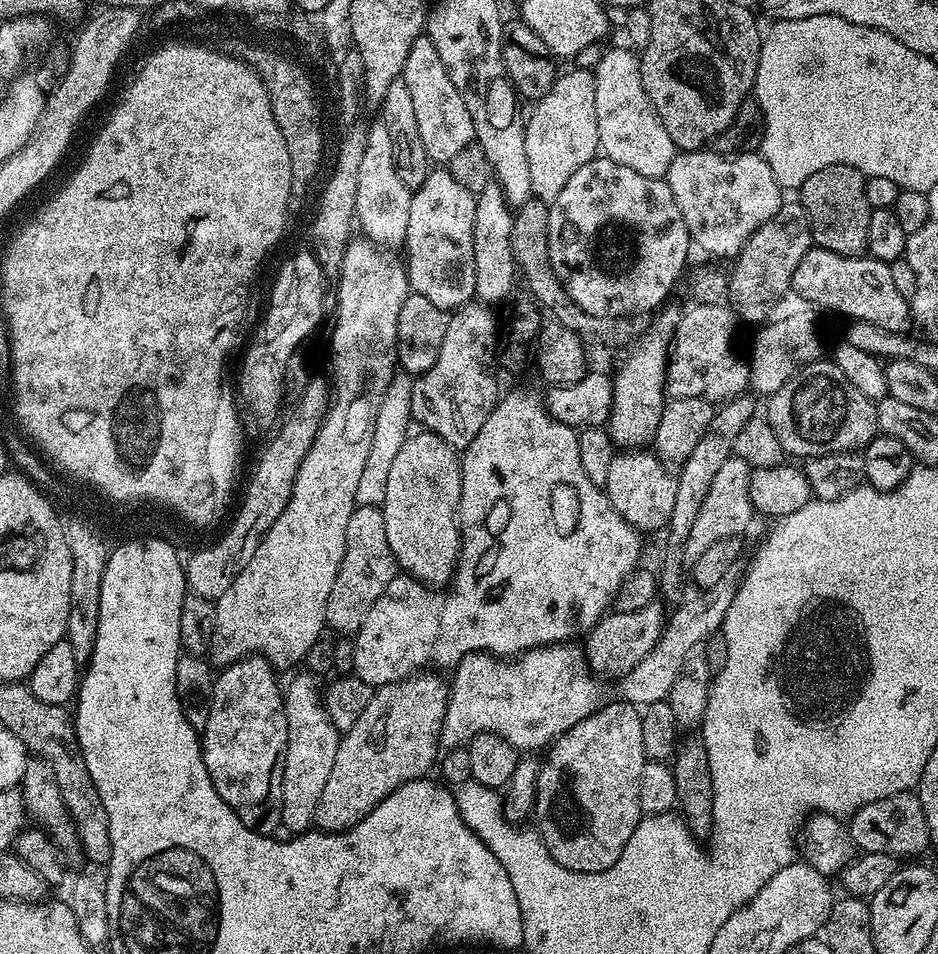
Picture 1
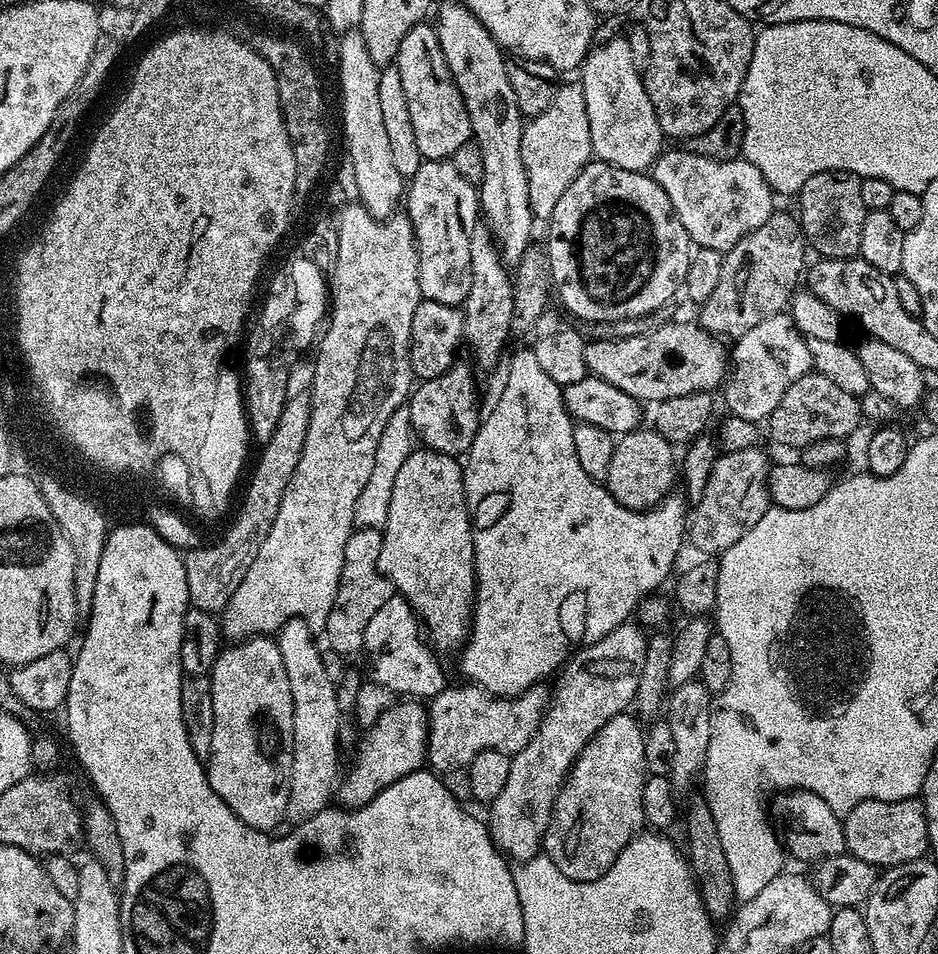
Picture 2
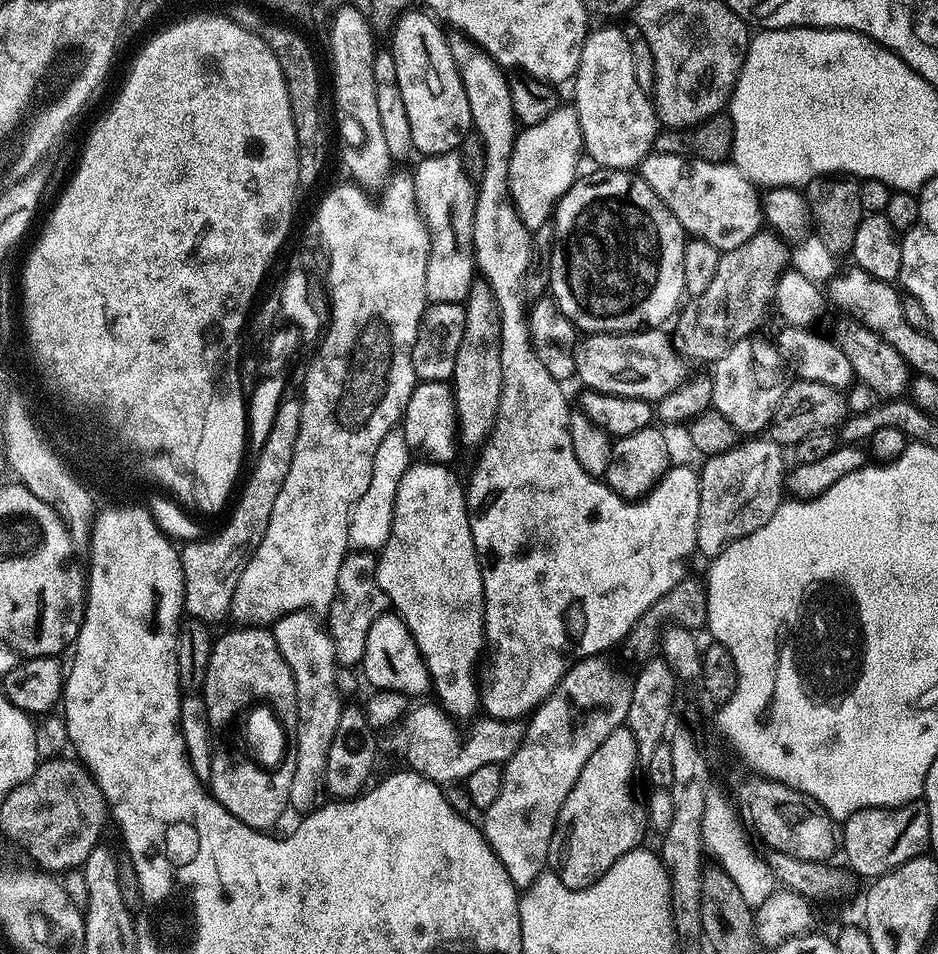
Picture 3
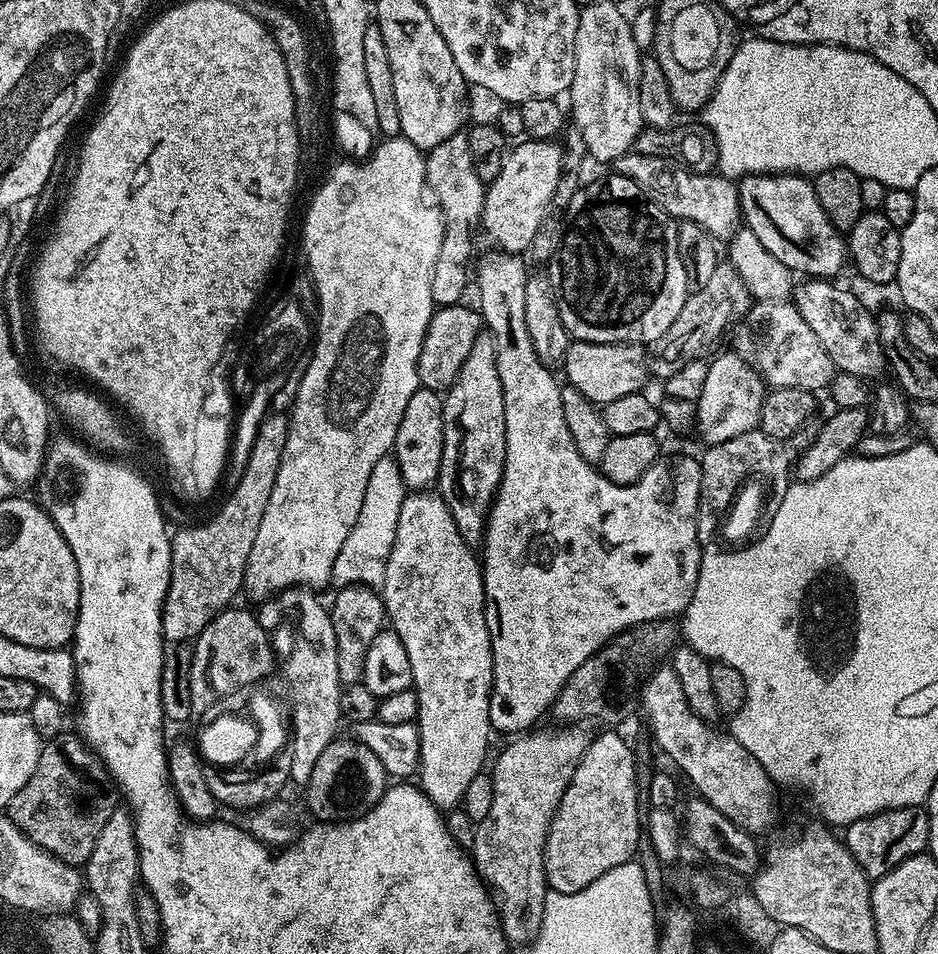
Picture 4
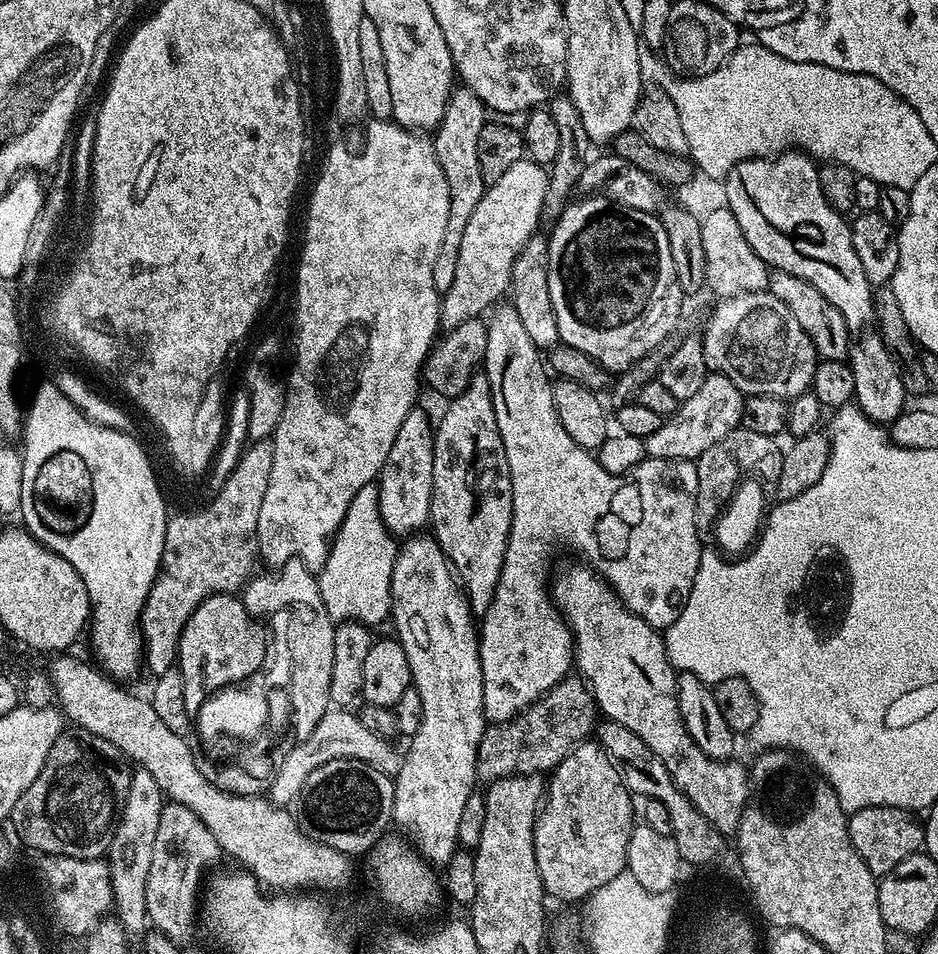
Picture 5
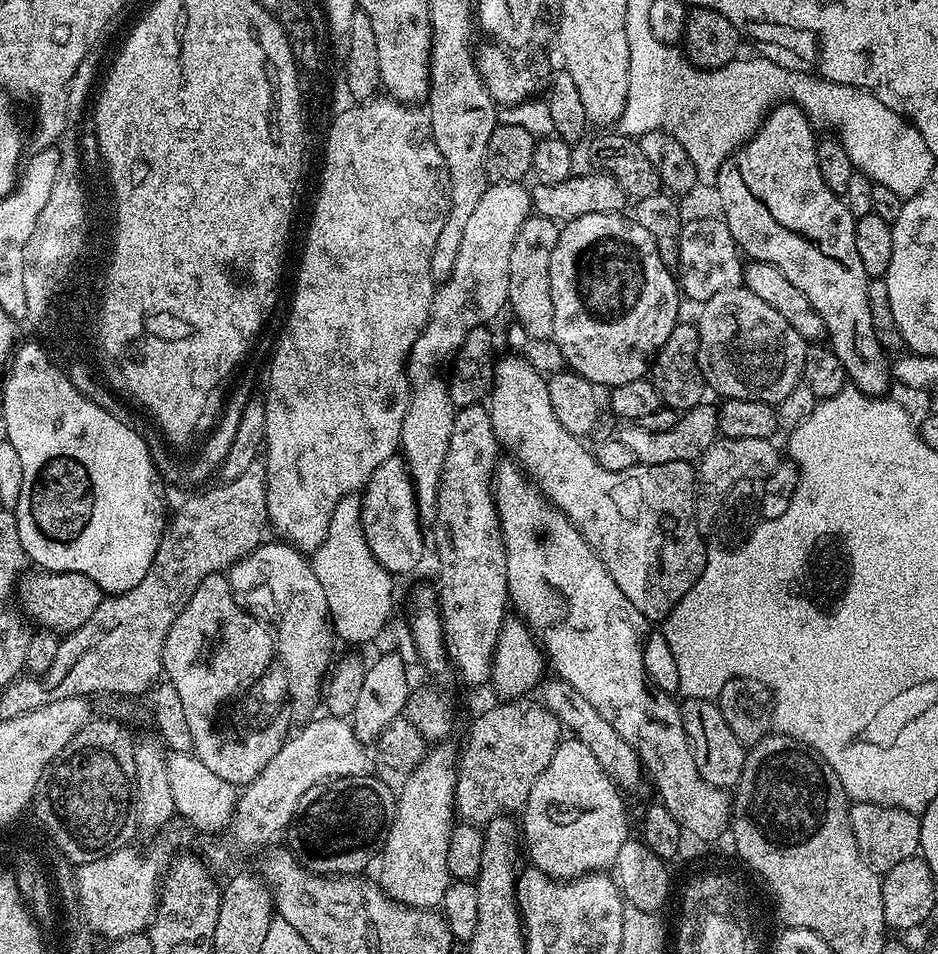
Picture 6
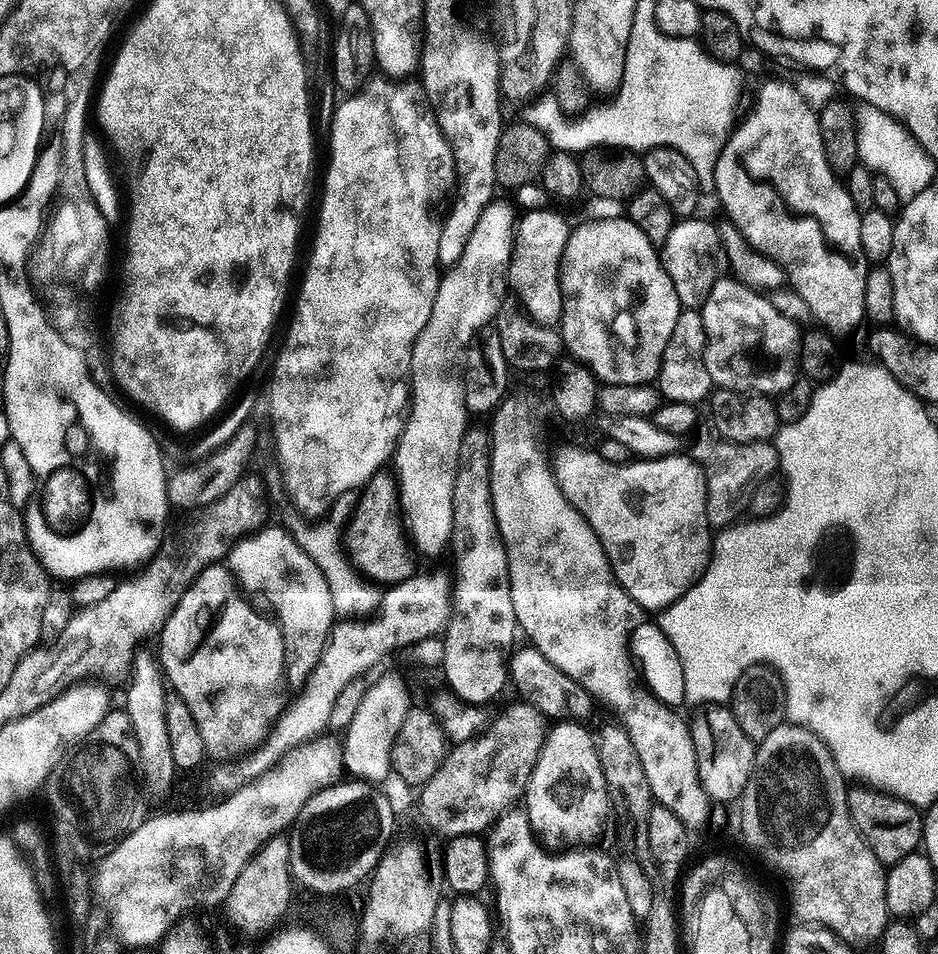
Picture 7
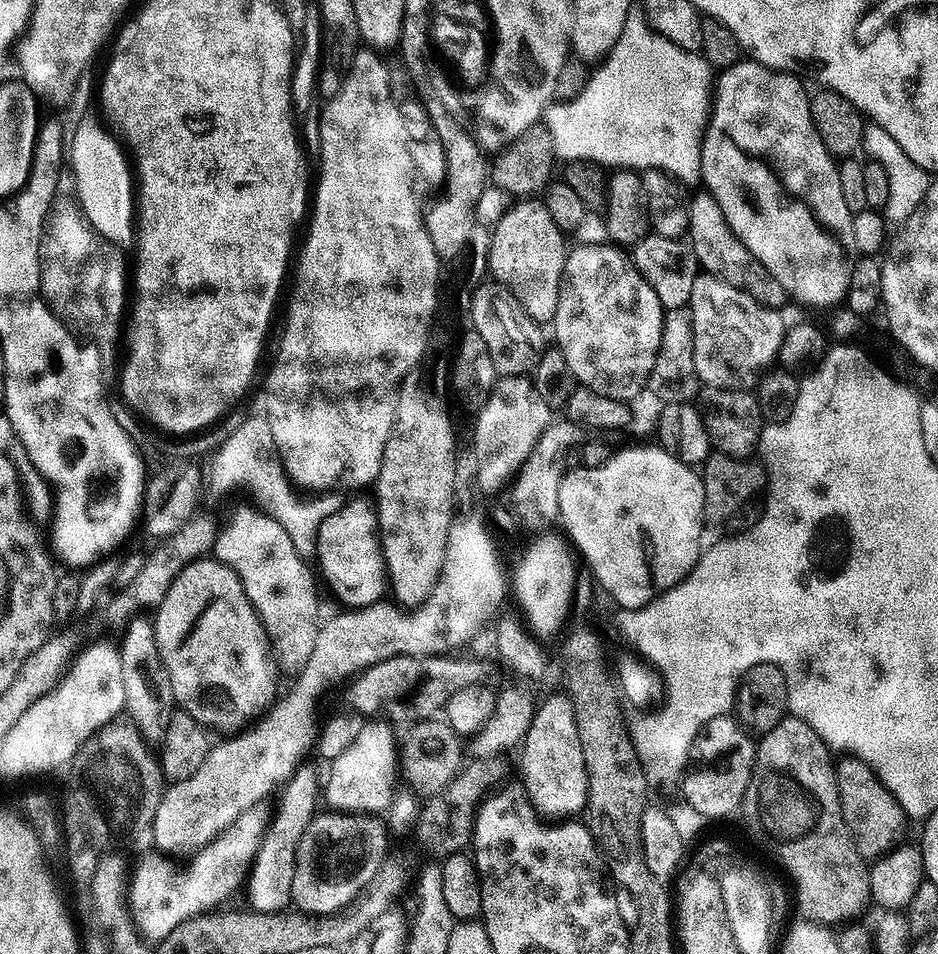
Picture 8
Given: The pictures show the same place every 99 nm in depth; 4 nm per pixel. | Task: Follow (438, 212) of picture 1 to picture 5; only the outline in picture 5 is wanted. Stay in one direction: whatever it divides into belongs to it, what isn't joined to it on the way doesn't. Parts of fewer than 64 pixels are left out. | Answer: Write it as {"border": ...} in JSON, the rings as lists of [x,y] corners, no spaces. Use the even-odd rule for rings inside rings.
{"border":[[[456,86],[452,89],[442,122],[434,129],[438,166],[442,166],[442,174],[446,174],[446,186],[450,186],[450,218],[446,218],[446,238],[442,238],[438,258],[434,258],[434,286],[441,294],[450,290],[450,285],[454,283],[454,270],[458,267],[458,246],[462,246],[462,230],[466,230],[470,214],[474,214],[478,202],[482,202],[486,187],[482,169],[478,167],[478,134],[482,134],[482,126],[486,123],[484,115],[486,109],[481,100],[469,88]]]}

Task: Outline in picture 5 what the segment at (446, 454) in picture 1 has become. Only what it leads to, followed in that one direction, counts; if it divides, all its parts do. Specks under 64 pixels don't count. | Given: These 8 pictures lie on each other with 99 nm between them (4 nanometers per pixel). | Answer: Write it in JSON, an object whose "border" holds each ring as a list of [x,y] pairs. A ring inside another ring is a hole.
{"border":[[[413,534],[399,545],[393,564],[390,620],[396,623],[395,639],[406,650],[406,662],[410,662],[411,687],[416,688],[422,698],[422,726],[418,726],[418,734],[407,741],[408,752],[406,748],[400,761],[400,772],[394,778],[391,819],[395,827],[405,828],[409,832],[407,835],[414,841],[416,851],[429,864],[446,866],[460,844],[458,821],[466,806],[466,798],[477,791],[478,746],[482,742],[486,721],[482,702],[478,620],[435,536]]]}

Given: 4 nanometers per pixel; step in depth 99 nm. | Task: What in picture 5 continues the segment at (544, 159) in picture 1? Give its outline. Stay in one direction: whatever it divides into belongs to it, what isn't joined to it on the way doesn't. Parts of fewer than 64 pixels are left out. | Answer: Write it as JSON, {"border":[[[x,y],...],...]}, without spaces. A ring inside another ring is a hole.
{"border":[[[527,158],[514,162],[514,166],[498,178],[498,182],[485,187],[482,202],[478,202],[474,214],[470,214],[470,222],[466,222],[466,230],[462,230],[454,283],[450,285],[450,290],[442,293],[440,322],[445,329],[483,317],[483,312],[487,313],[497,303],[495,300],[509,291],[514,258],[518,258],[528,239],[537,235],[539,228],[536,227],[541,227],[540,215],[547,187],[545,165]]]}

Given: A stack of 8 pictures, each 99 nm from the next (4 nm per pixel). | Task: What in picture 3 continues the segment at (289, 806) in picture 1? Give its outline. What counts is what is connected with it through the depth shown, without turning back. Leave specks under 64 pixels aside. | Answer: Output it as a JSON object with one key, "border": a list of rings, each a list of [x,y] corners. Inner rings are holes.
{"border":[[[308,610],[278,617],[276,623],[271,625],[270,631],[278,642],[278,650],[282,650],[282,658],[286,658],[286,666],[290,666],[294,674],[294,686],[298,694],[298,714],[294,718],[298,734],[298,754],[290,769],[288,802],[298,809],[308,810],[321,799],[319,796],[325,787],[327,755],[338,728],[342,709],[342,699],[335,685],[338,665],[334,642],[321,617]]]}

